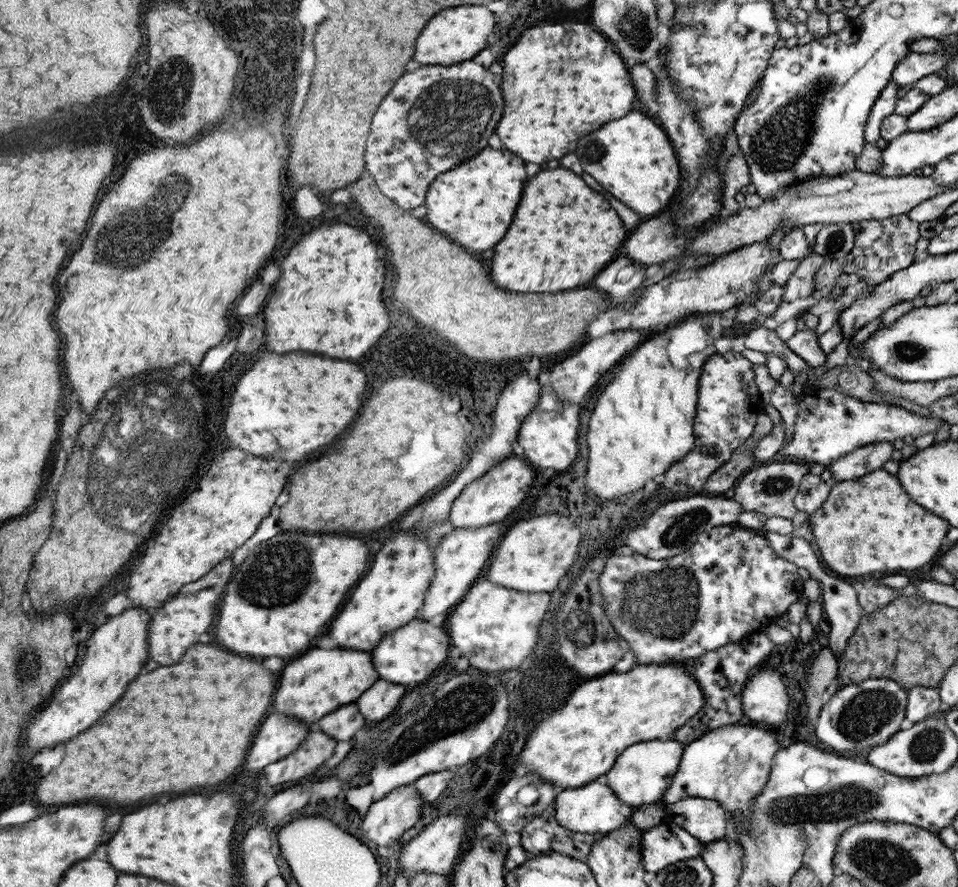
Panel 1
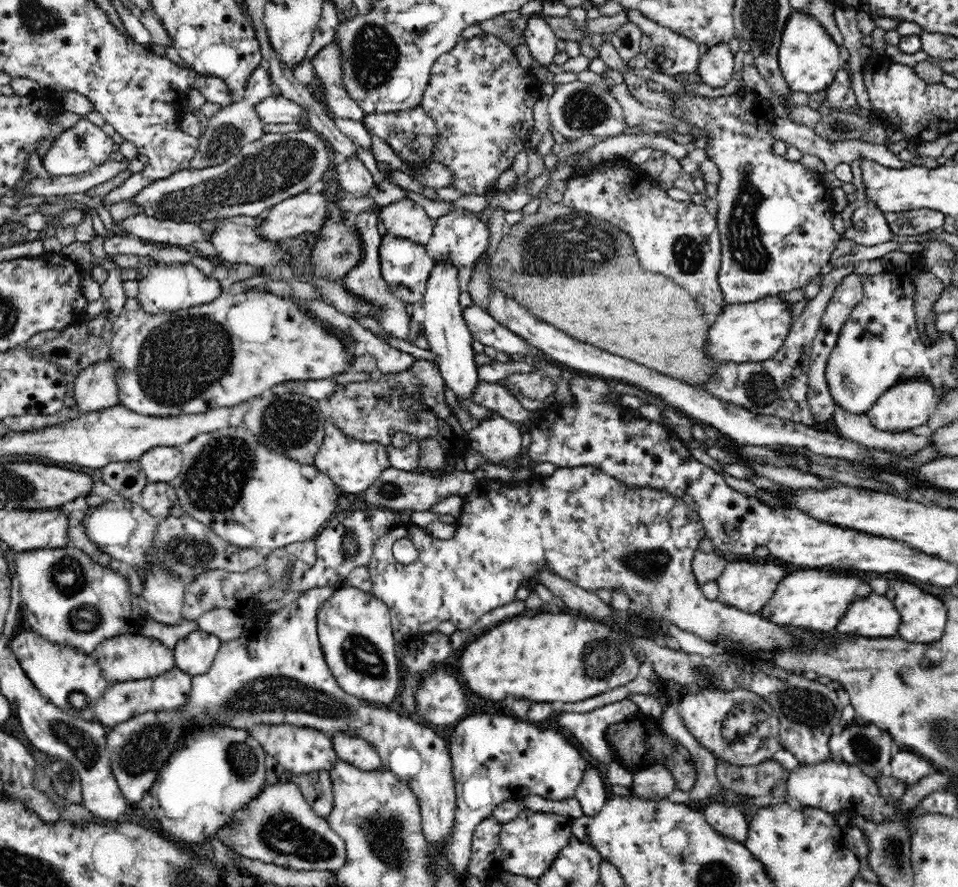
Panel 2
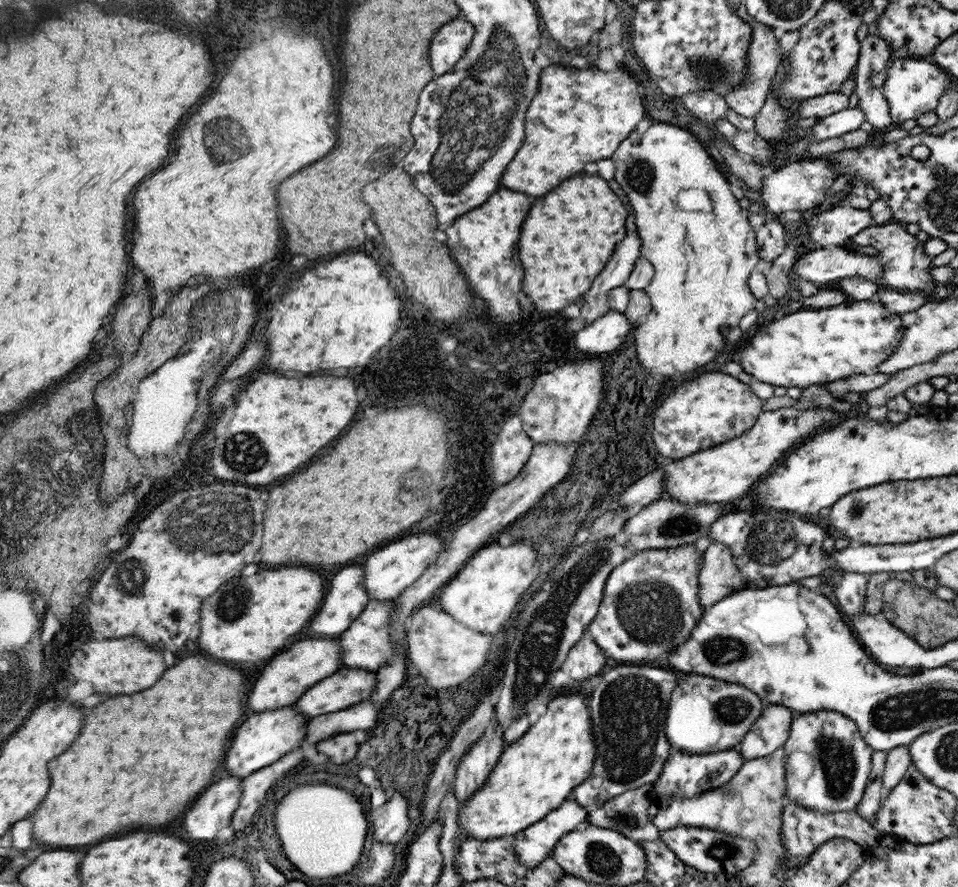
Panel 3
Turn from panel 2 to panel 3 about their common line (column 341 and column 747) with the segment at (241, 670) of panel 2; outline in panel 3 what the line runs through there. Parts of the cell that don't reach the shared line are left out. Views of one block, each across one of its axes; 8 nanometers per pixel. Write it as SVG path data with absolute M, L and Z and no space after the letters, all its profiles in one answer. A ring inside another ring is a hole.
M687 674L687 680L679 680L669 700L669 716L665 716L669 744L691 756L735 748L755 724L755 718L763 708L761 700L763 698L757 696L757 692L745 688L739 682Z

